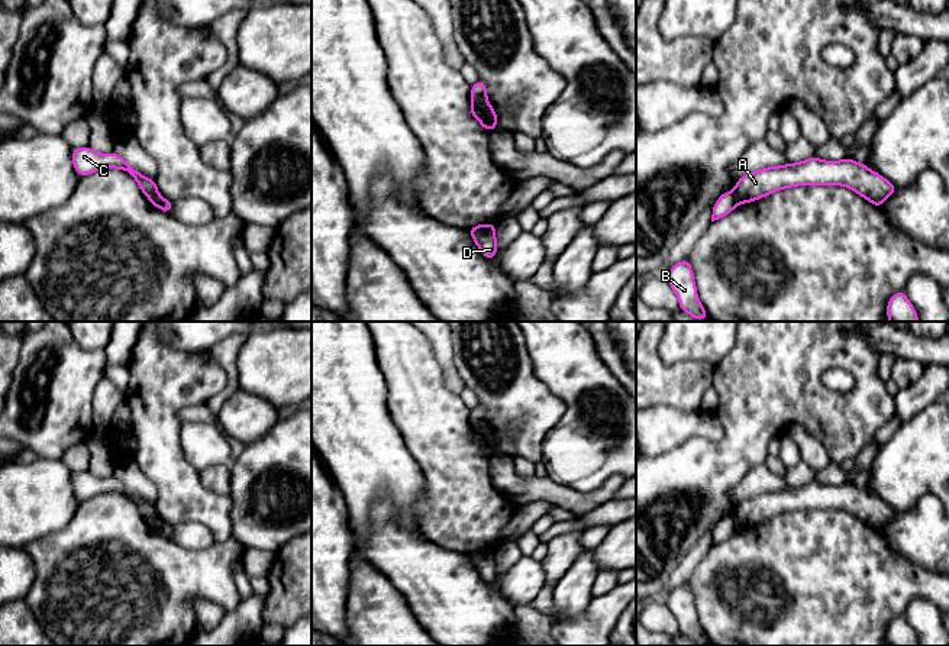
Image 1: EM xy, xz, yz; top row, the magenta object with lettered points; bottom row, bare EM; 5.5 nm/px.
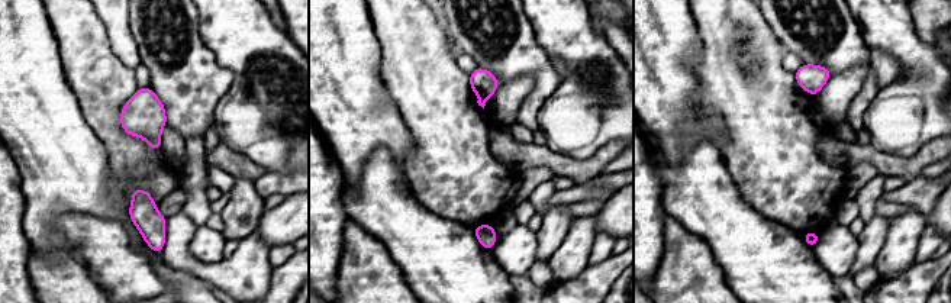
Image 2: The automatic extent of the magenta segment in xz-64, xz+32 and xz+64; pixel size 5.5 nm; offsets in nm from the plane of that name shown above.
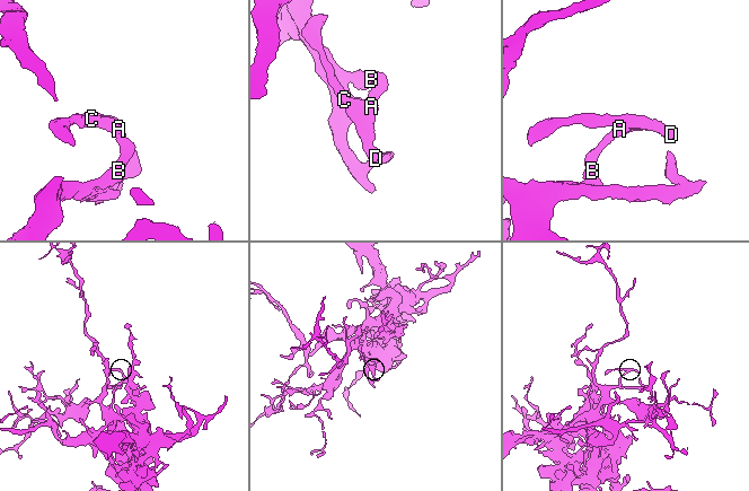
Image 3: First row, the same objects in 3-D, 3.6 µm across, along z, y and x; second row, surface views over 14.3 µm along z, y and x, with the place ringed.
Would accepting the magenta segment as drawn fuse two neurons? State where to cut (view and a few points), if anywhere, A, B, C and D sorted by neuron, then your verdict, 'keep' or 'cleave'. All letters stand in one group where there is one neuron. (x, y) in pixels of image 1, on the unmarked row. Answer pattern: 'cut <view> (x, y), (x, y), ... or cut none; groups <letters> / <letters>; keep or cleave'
cut xz (486, 423), (473, 425); groups A C D / B; cleave

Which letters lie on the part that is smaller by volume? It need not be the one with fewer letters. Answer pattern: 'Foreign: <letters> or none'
Foreign: A, C, D

